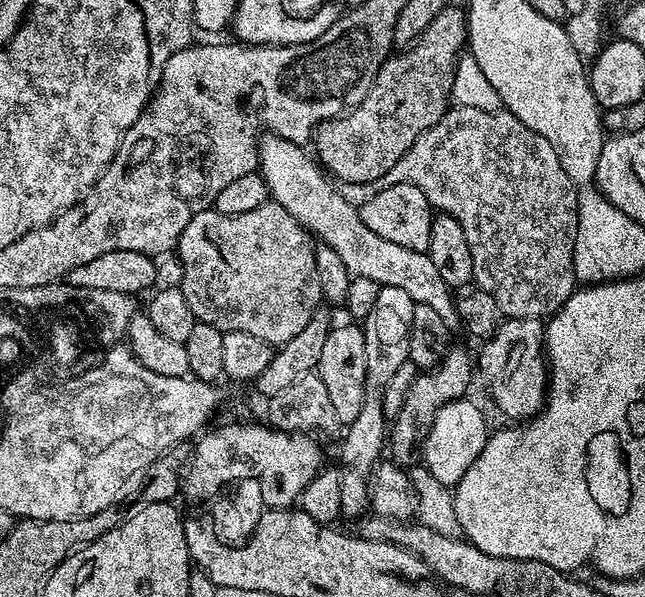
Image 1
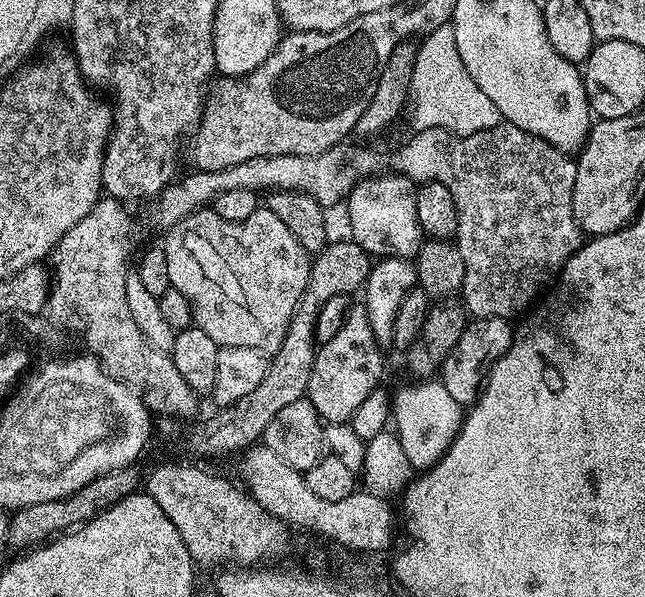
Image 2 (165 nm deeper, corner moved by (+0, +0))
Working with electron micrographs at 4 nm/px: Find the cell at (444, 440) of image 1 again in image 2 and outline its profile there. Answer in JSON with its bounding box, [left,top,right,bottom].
[390,378,465,470]

